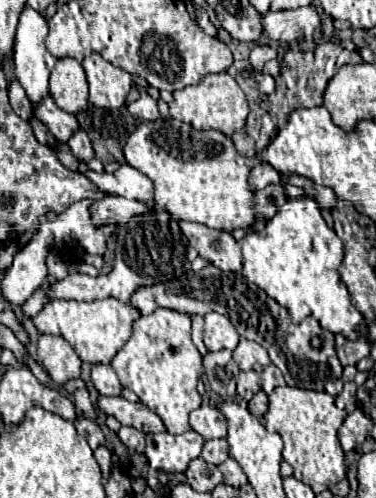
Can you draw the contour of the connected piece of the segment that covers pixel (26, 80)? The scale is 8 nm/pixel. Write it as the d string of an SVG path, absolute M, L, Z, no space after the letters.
M23 8L21 16L19 16L15 46L13 46L13 50L15 50L15 78L25 88L27 98L31 100L33 108L43 98L49 96L49 74L55 66L55 58L45 48L45 38L47 38L47 20L39 12L35 12L33 8Z

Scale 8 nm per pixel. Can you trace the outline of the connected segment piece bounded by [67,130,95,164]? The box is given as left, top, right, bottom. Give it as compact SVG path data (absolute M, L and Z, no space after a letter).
M83 130L75 132L75 136L71 136L71 140L69 140L67 144L69 144L73 156L75 156L77 160L85 162L85 164L95 156L93 146L91 146L91 140L89 140L89 136L87 136Z

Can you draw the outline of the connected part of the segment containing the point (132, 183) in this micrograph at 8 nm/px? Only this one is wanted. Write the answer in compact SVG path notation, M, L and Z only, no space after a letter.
M123 164L113 174L95 174L95 172L89 170L87 176L95 184L99 184L101 190L105 190L109 194L139 200L139 202L145 202L145 204L153 204L153 182L129 164Z

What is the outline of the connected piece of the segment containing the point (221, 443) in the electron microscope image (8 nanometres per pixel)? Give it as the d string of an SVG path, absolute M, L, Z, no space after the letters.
M207 440L201 452L201 458L209 464L221 464L229 458L229 444L227 440Z

